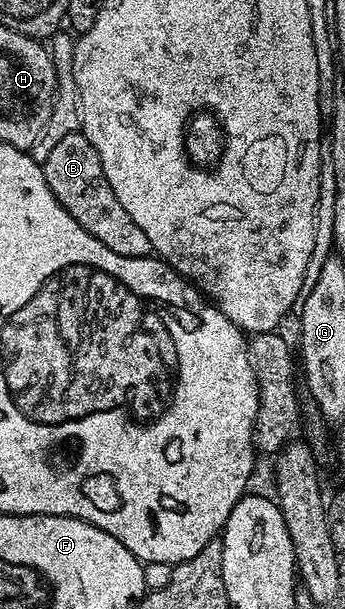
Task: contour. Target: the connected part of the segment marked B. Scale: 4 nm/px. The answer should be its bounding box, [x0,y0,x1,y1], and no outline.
[42,132,152,257]

